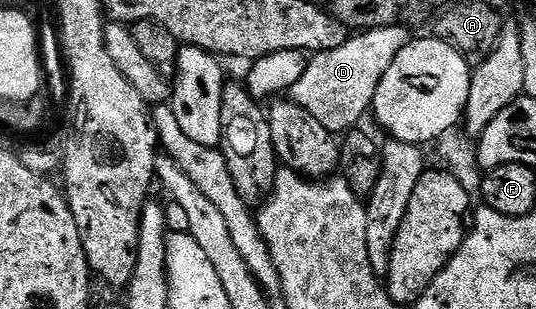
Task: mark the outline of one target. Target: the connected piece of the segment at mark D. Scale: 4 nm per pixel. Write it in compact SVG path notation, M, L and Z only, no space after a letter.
M400 26L376 28L370 32L350 35L339 50L318 52L308 61L303 76L291 89L291 100L310 111L331 133L344 134L357 124L373 106L375 90L387 74L387 66L395 62L399 50L411 39L410 29Z

